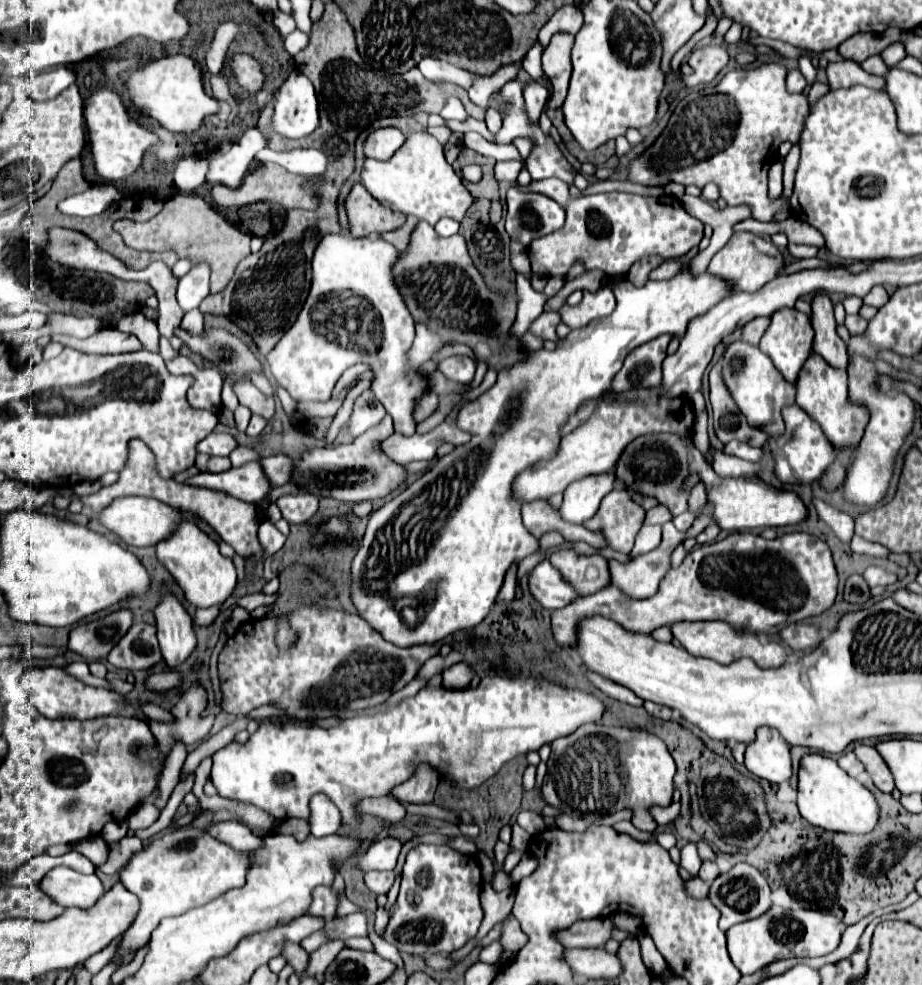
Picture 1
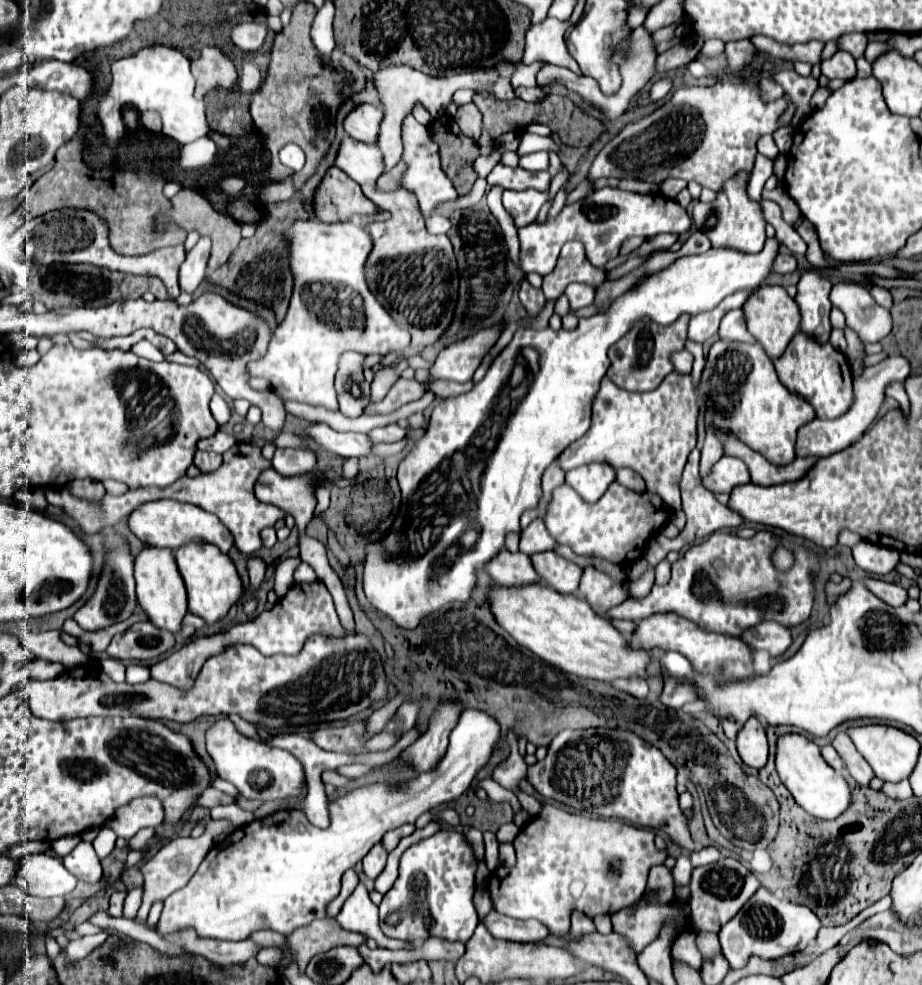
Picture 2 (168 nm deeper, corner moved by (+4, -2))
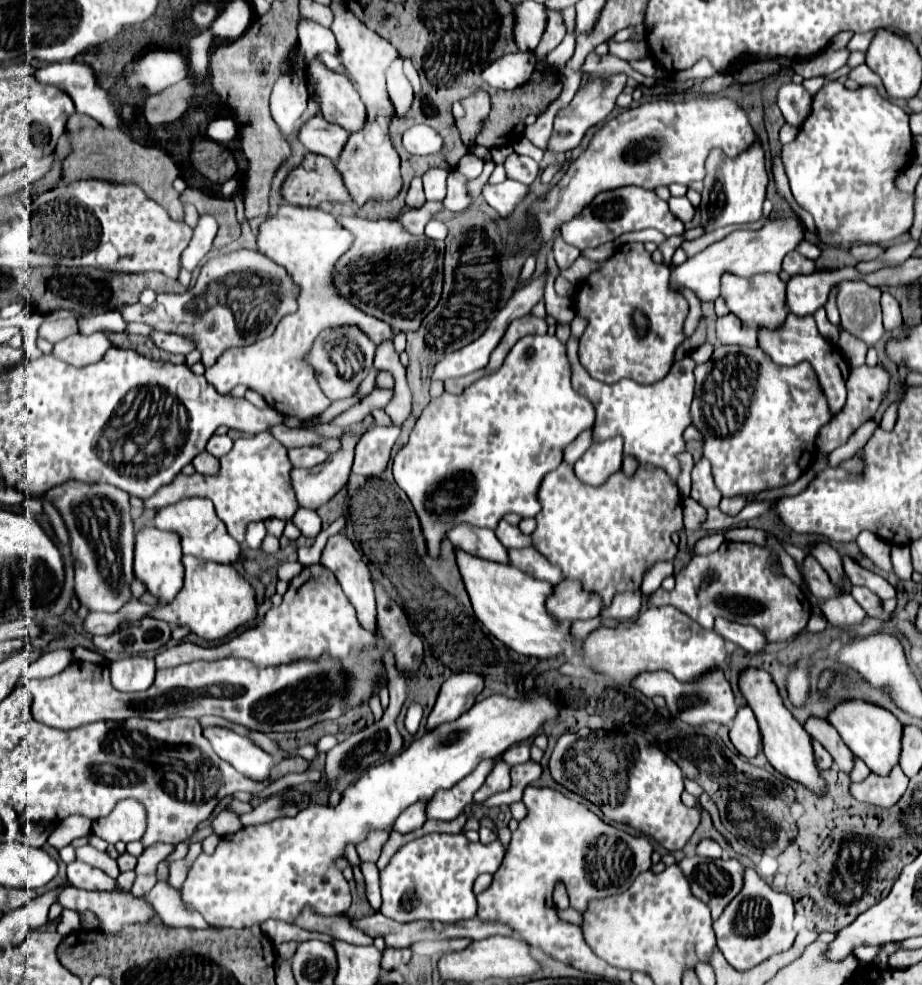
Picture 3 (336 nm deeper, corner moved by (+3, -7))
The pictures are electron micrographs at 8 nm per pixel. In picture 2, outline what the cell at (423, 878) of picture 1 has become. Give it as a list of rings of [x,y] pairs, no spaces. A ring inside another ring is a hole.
[[[451,828],[407,848],[399,862],[399,878],[379,904],[379,924],[385,936],[411,944],[421,944],[431,936],[467,942],[477,928],[477,910],[473,906],[475,872],[479,860],[465,834]],[[397,912],[399,918],[387,918]]]

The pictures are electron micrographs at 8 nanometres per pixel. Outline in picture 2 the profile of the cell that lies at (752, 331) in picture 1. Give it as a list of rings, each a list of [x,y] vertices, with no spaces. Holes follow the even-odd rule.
[[[729,310],[719,326],[719,338],[721,340],[735,340],[735,342],[755,342],[755,338],[749,334],[743,312],[741,310]]]

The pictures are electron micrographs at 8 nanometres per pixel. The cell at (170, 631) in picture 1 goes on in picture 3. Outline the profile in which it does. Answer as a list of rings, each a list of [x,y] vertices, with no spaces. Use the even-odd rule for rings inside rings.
[[[146,527],[136,533],[134,575],[160,605],[170,605],[184,585],[184,567],[180,559],[182,559],[182,549],[180,549],[180,537],[176,537],[176,533],[160,531],[156,527]]]

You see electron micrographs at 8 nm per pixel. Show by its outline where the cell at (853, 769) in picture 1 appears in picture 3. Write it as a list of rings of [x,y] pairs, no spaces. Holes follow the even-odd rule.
[[[814,741],[812,743],[814,745],[814,757],[816,757],[816,763],[818,763],[818,767],[822,769],[822,771],[826,771],[826,769],[830,769],[832,767],[832,757],[830,757],[830,753],[818,743],[818,741]]]

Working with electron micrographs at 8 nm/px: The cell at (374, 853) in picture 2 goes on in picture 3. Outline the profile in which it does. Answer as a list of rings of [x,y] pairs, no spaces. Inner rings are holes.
[[[376,831],[376,833],[370,833],[368,839],[356,847],[356,851],[358,851],[358,855],[360,855],[362,861],[376,863],[386,841],[388,841],[388,833],[378,833]]]

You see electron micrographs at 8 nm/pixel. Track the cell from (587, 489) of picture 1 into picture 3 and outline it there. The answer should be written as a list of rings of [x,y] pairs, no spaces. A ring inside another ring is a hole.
[[[608,439],[592,445],[574,463],[576,477],[590,487],[600,487],[618,469],[622,469],[622,439]]]

